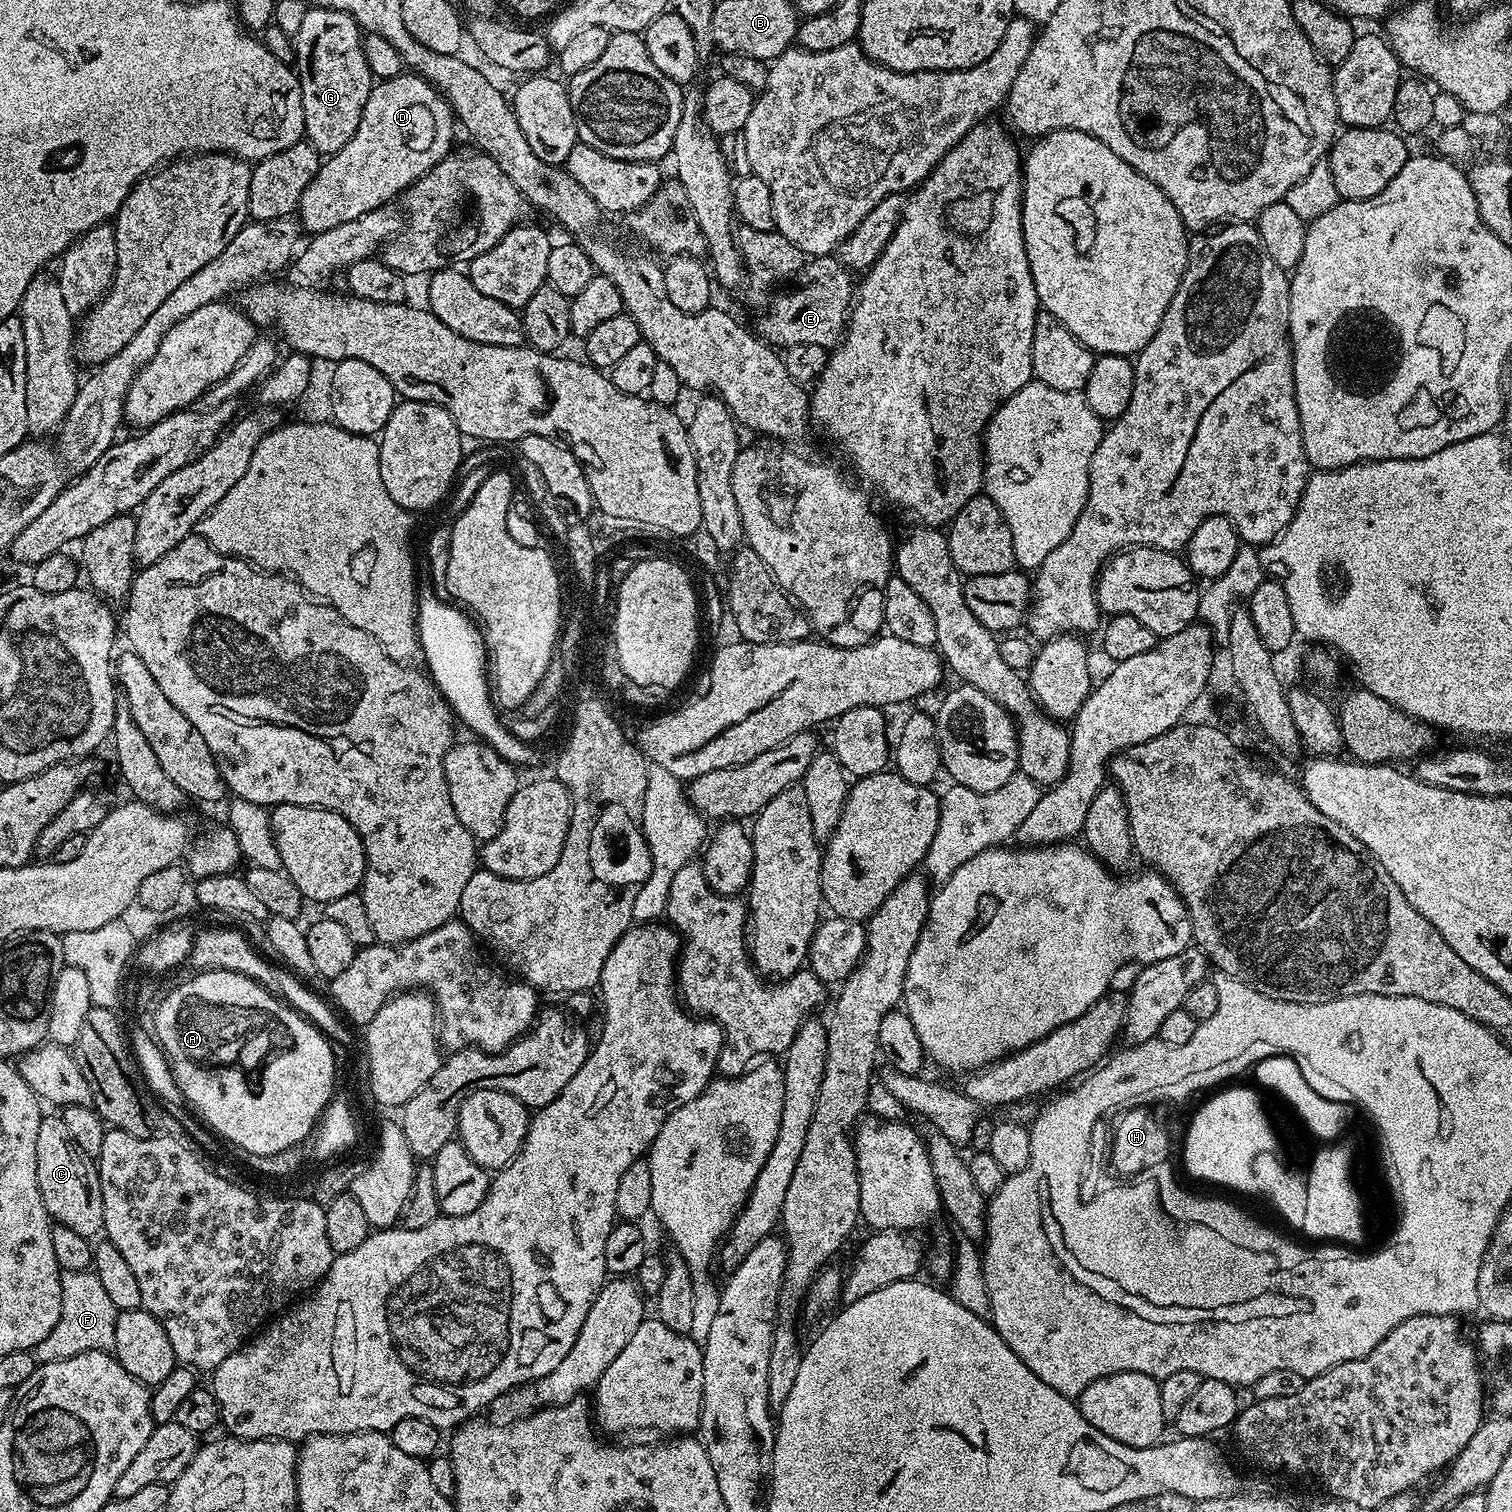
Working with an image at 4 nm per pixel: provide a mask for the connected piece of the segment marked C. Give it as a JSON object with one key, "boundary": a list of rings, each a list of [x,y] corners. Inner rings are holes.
{"boundary":[[[60,1114],[45,1115],[38,1126],[38,1190],[49,1217],[70,1230],[92,1238],[104,1226],[100,1173],[93,1157],[78,1148]]]}

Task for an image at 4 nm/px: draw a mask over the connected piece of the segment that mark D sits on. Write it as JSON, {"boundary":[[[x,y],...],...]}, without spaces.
{"boundary":[[[401,74],[373,83],[370,98],[366,98],[366,106],[362,110],[362,122],[358,122],[358,130],[354,130],[354,138],[350,138],[342,150],[331,153],[321,163],[318,174],[314,174],[306,190],[302,190],[298,209],[301,229],[308,234],[334,230],[334,226],[342,226],[342,222],[354,222],[362,218],[362,214],[370,214],[370,210],[395,201],[405,189],[422,178],[422,174],[429,172],[453,151],[452,124],[454,128],[452,107],[435,86],[427,84],[422,77]]]}

